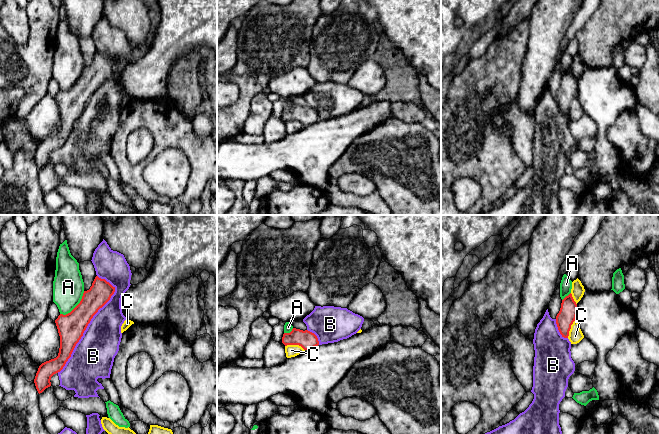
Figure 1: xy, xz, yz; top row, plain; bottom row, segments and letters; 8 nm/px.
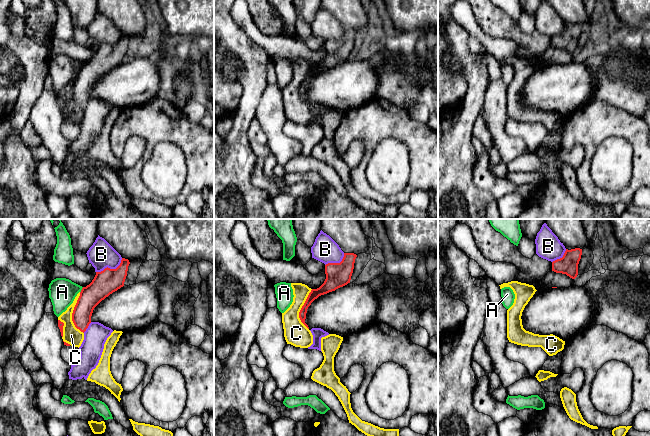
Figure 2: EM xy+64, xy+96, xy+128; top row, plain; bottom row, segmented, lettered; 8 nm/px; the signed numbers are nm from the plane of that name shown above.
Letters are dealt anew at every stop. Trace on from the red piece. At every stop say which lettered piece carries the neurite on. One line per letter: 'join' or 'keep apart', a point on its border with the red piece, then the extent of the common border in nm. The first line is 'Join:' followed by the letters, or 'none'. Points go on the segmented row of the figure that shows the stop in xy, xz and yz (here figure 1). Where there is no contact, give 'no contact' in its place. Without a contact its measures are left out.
Join: none
A: keep apart | xy (76, 306) | 280 nm
B: keep apart | xy (86, 326) | 850 nm
C: keep apart | xz (295, 344) | 170 nm

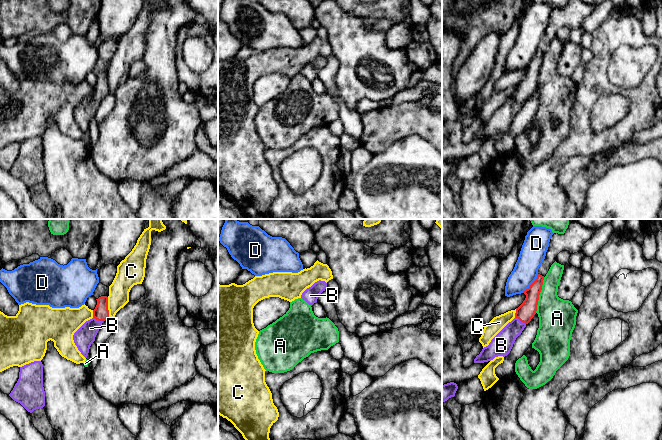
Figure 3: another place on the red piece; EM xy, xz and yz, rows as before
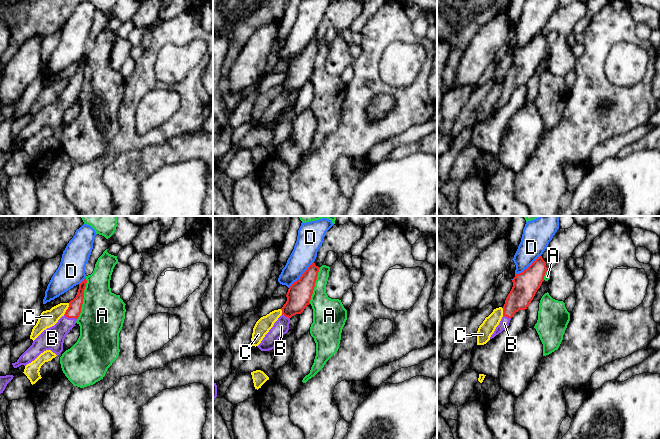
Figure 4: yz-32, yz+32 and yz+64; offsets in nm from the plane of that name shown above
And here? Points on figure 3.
Join: B
A: keep apart | yz (539, 294) | 300 nm
B: join | yz (520, 320) | 110 nm
C: keep apart | xy (107, 307) | 160 nm
D: keep apart | yz (531, 284) | 200 nm

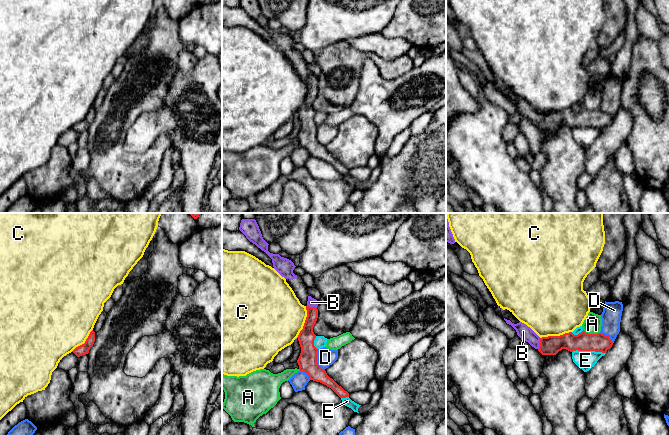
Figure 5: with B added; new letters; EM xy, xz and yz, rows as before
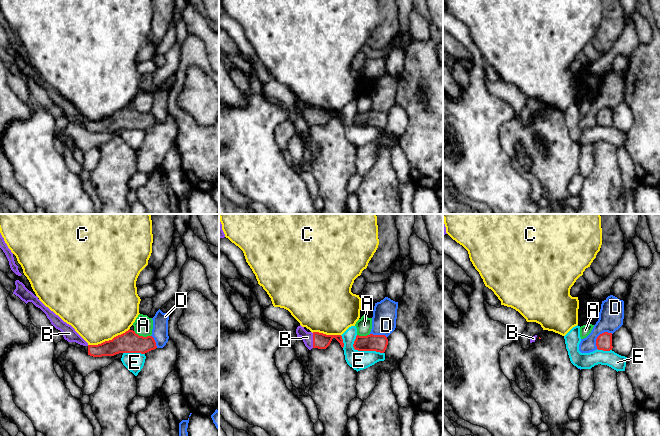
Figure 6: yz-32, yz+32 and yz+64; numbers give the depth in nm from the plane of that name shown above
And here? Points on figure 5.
Join: B
A: keep apart | yz (591, 334) | 140 nm
B: join | yz (540, 344) | 100 nm
C: keep apart | xz (305, 322) | 260 nm
D: keep apart | xz (316, 360) | 180 nm
E: keep apart | yz (589, 350) | 280 nm

